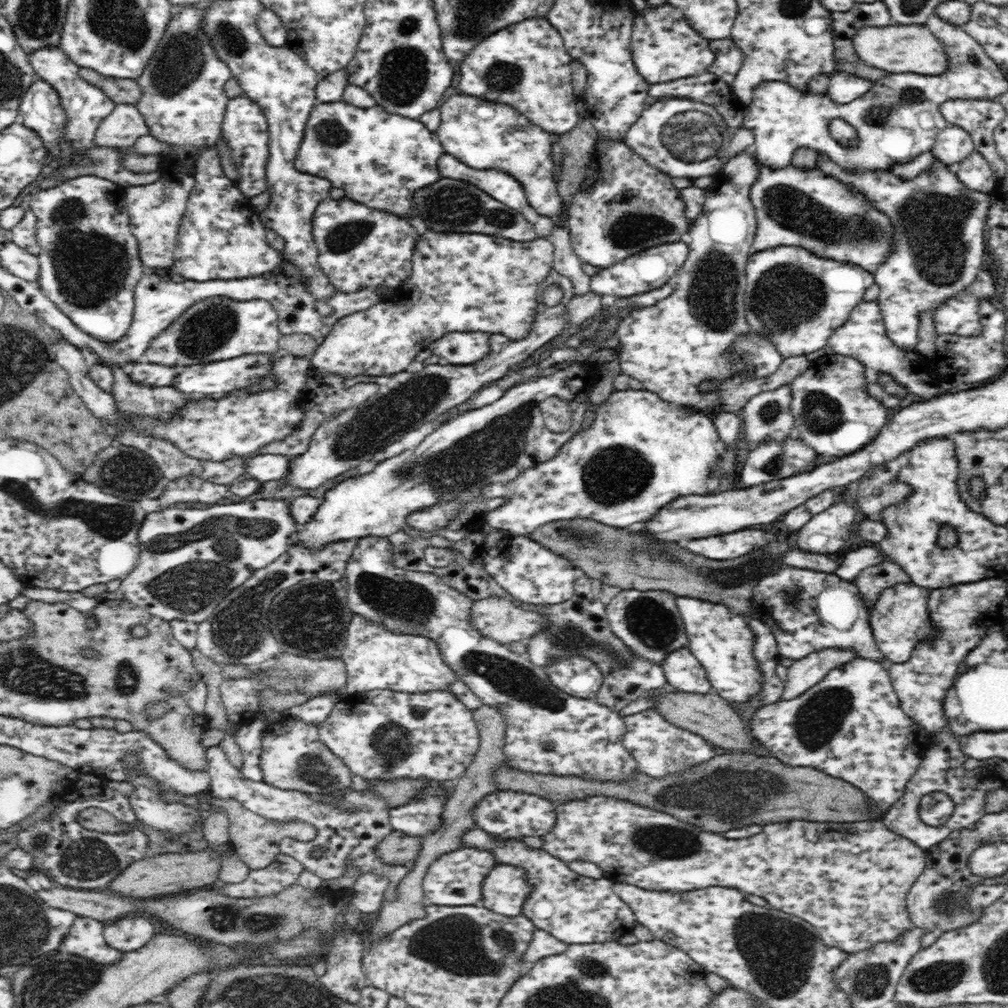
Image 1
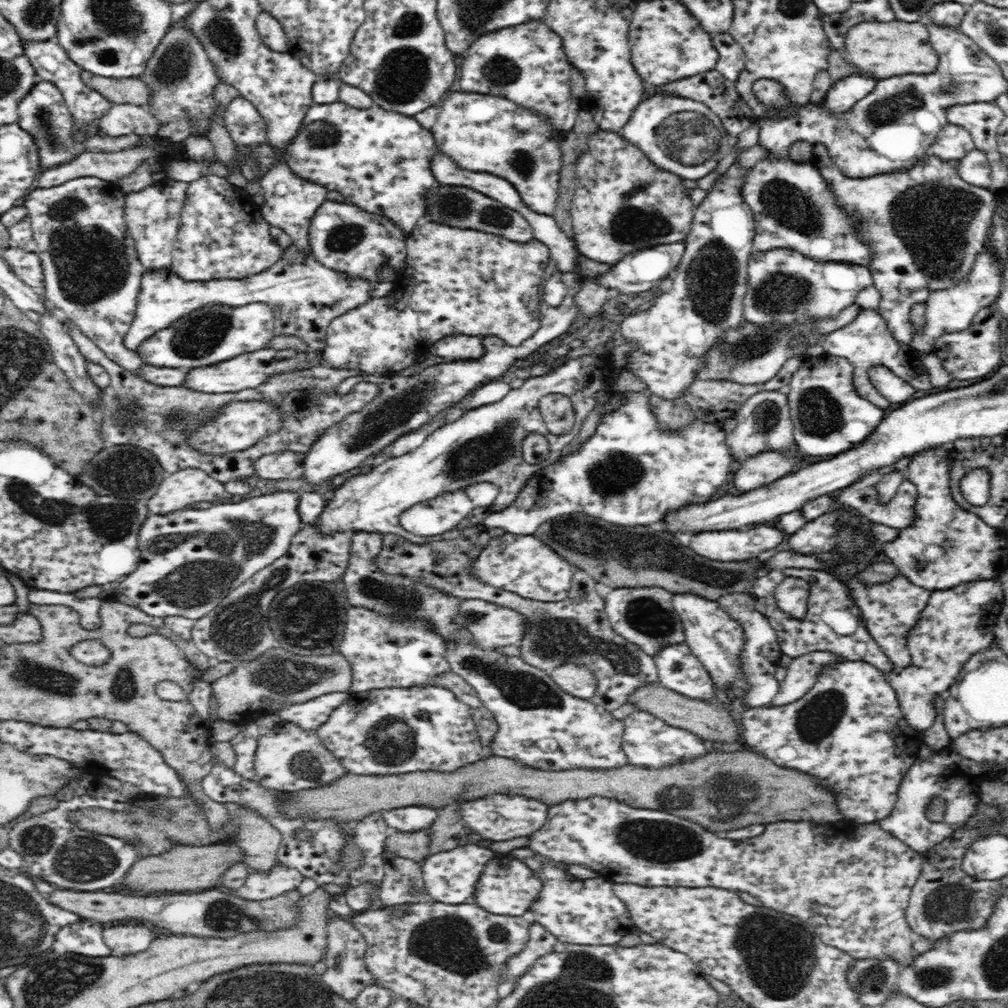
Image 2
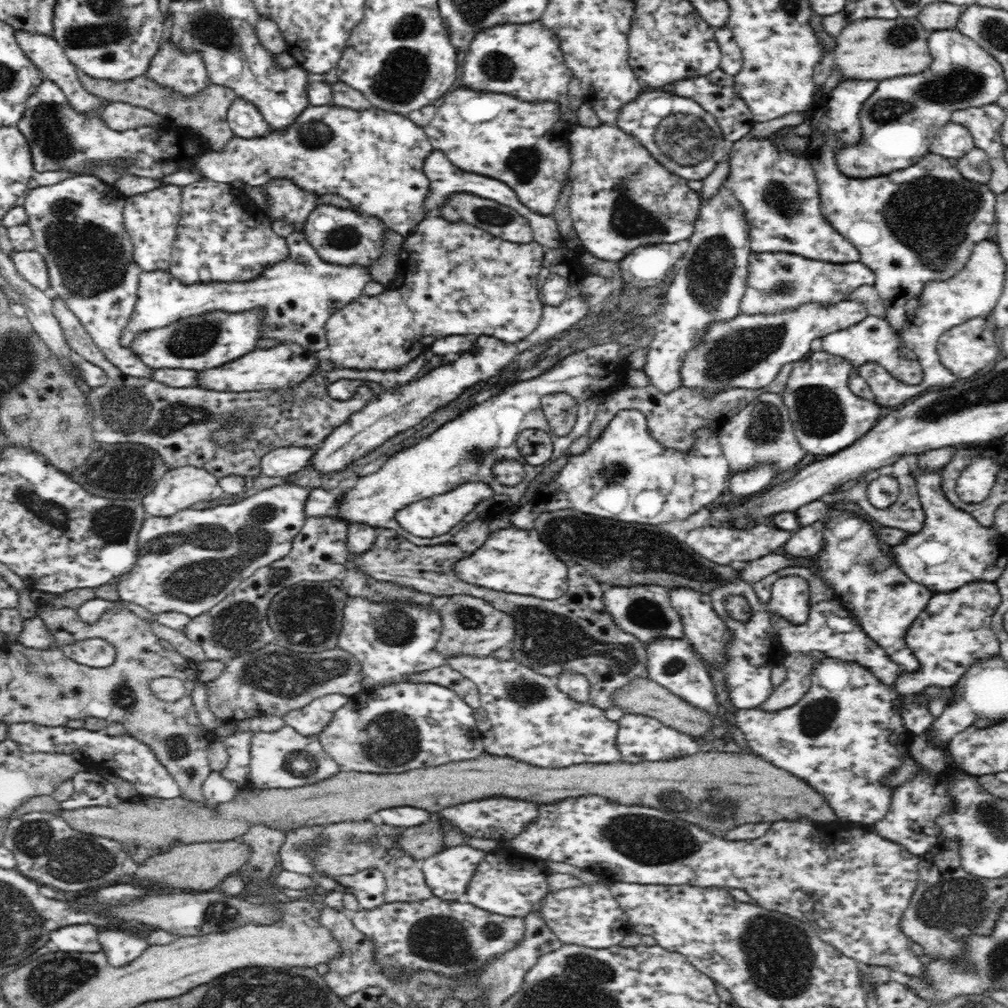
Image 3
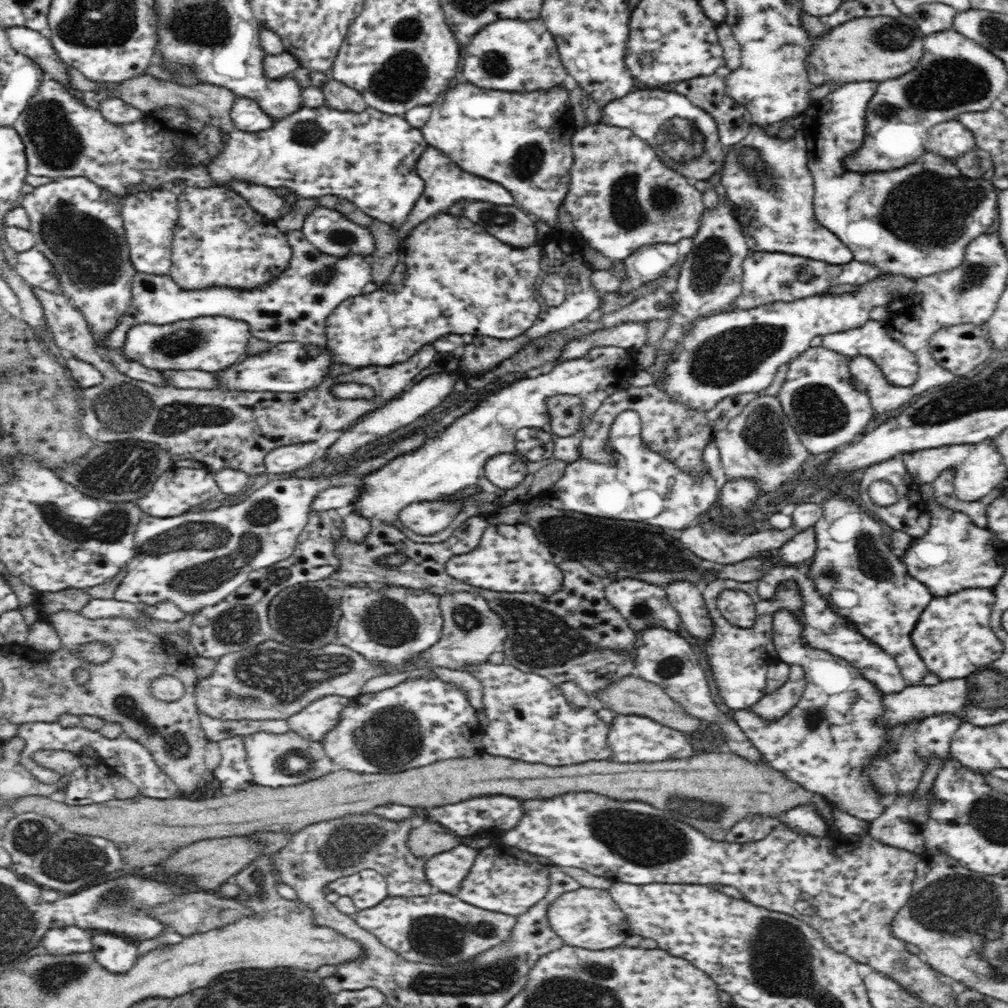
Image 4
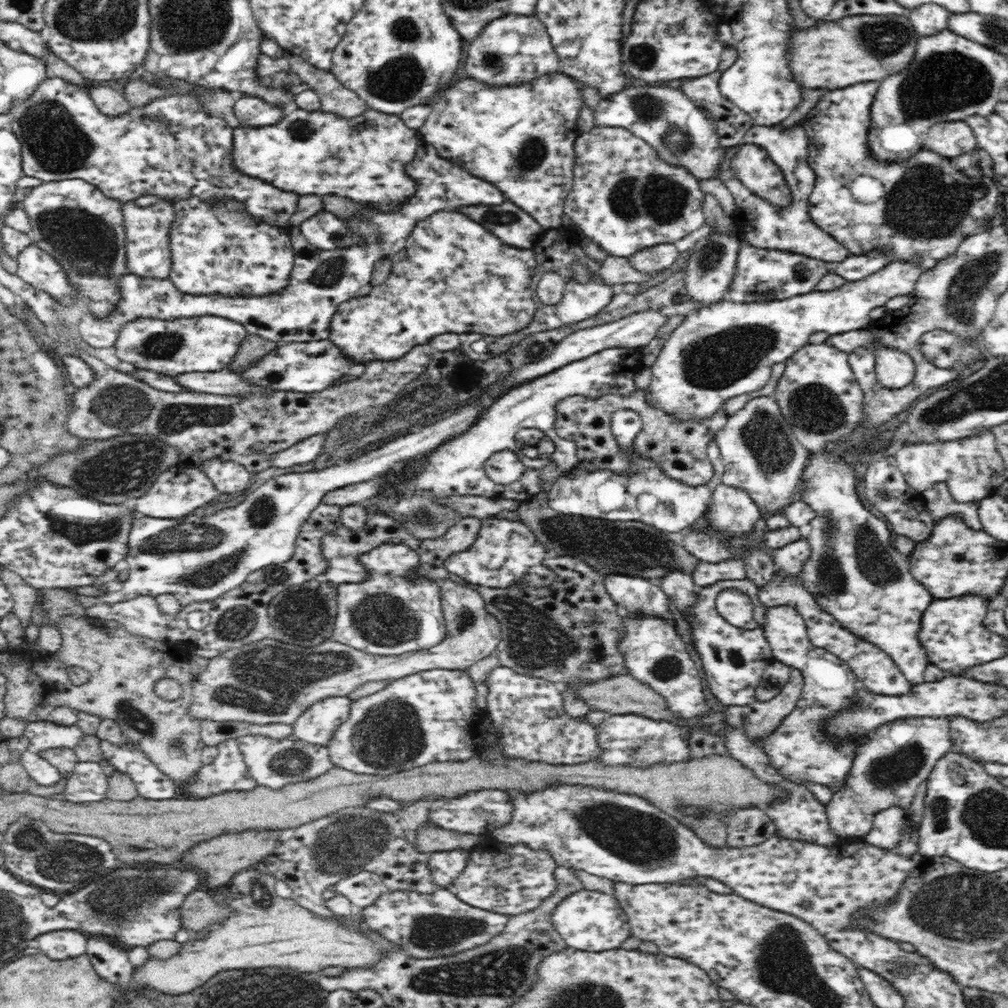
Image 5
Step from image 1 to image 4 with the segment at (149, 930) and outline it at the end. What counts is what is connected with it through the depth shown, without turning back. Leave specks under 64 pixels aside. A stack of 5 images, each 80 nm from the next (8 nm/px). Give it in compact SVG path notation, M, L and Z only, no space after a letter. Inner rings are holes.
M108 932L96 933L92 940L92 954L102 969L116 975L123 975L135 965L138 959L137 943Z

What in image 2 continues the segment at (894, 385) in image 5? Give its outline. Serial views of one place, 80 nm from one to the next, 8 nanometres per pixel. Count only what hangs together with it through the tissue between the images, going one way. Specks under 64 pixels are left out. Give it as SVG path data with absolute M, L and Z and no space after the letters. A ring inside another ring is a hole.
M862 310L859 315L842 328L827 334L820 343L826 354L846 358L852 363L852 387L862 398L873 402L876 406L887 410L889 402L876 391L868 379L866 370L876 366L879 369L890 369L903 381L911 384L917 390L930 390L930 377L922 364L921 355L914 351L910 345L902 344L894 338L887 327L885 318L874 310Z

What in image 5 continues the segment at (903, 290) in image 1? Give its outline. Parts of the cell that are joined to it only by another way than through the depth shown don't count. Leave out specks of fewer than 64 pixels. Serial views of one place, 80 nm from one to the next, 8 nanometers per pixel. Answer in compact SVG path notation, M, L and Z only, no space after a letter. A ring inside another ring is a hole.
M862 82L862 84L856 84L856 86L850 86L850 88L844 88L844 90L830 90L828 94L824 94L824 98L810 110L808 116L800 123L804 130L806 130L807 140L809 143L809 165L814 169L816 173L815 187L809 196L809 214L811 220L830 234L830 236L836 239L836 242L846 247L851 254L864 254L868 250L889 250L891 260L916 260L922 268L932 268L936 266L938 260L942 258L948 258L956 252L956 248L960 242L970 235L978 234L982 232L982 224L987 219L990 219L995 215L996 200L1003 196L1003 189L1000 184L992 176L978 176L967 177L964 176L954 164L951 159L942 157L940 154L931 152L930 150L923 149L916 152L916 154L910 156L908 160L902 160L902 162L893 162L890 160L878 160L874 157L874 153L870 151L870 141L868 141L868 134L870 134L869 128L871 123L871 108L874 102L874 94L878 90L879 84L870 84L870 82Z

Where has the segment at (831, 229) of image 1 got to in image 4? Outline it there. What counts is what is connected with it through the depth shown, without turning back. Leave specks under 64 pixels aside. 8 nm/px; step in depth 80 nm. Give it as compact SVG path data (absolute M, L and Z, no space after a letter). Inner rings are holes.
M753 124L750 127L748 135L741 142L730 146L727 152L724 164L721 168L720 181L728 193L729 200L734 204L735 215L740 225L742 236L746 238L746 244L749 250L763 251L764 253L786 253L805 257L807 260L824 261L828 264L840 265L846 262L852 262L854 255L852 251L844 244L834 233L820 225L815 219L812 196L814 196L814 179L811 170L807 165L807 145L805 134L796 132L788 140L783 140L776 135L766 133L765 127ZM750 147L760 152L760 157L769 174L773 176L773 182L777 186L777 191L762 189L738 163L738 156L742 148Z

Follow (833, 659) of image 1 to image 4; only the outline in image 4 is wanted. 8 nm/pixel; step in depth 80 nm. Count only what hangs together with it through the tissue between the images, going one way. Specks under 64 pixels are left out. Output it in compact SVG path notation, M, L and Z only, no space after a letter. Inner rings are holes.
M792 665L786 684L778 692L764 696L760 702L748 706L748 711L754 711L754 714L766 722L774 722L787 715L798 704L807 686L804 669Z

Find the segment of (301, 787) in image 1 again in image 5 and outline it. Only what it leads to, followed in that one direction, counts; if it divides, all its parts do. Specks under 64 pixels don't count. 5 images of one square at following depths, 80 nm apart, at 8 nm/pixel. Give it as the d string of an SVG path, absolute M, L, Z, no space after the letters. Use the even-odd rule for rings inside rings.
M246 735L238 737L236 742L253 781L274 790L289 784L315 779L327 770L335 768L327 747L300 741L296 736L276 740L262 735Z

